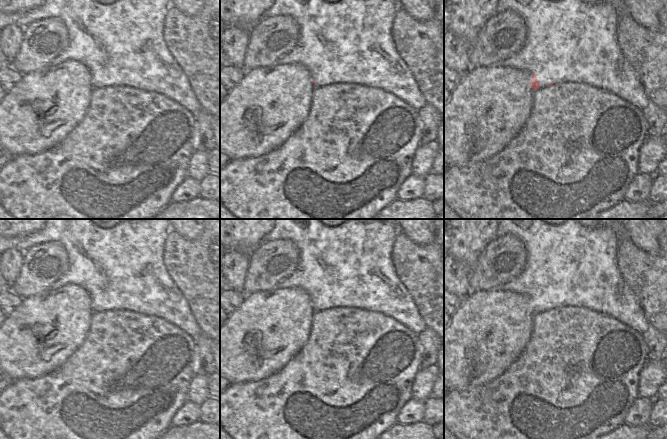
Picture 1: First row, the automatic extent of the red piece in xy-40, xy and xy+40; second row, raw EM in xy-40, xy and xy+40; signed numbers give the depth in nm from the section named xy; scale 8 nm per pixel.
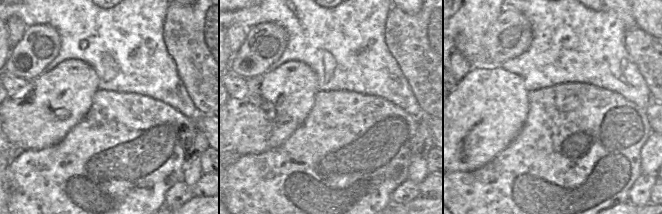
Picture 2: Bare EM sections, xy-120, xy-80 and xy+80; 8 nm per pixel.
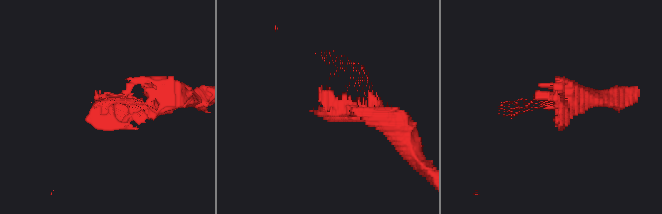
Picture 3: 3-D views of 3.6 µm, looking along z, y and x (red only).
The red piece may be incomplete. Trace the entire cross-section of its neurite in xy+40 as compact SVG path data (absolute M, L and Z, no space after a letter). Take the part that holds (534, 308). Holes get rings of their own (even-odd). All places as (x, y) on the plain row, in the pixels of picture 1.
M532 297L532 304L530 306L530 311L534 314L532 319L532 335L530 341L526 345L524 351L510 364L508 369L487 384L471 388L469 390L450 390L444 396L444 426L448 429L450 434L457 439L599 439L601 436L615 430L619 426L624 424L624 419L632 405L632 403L638 398L638 381L640 379L640 371L648 361L648 347L642 337L642 334L638 331L632 329L631 327L621 323L617 319L608 316L606 314L601 314L595 312L588 308L579 308L577 306L565 306L563 308L551 307L548 308L547 312L541 312L540 307L534 298Z

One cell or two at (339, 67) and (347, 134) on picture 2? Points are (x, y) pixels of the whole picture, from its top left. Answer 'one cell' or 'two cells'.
two cells

